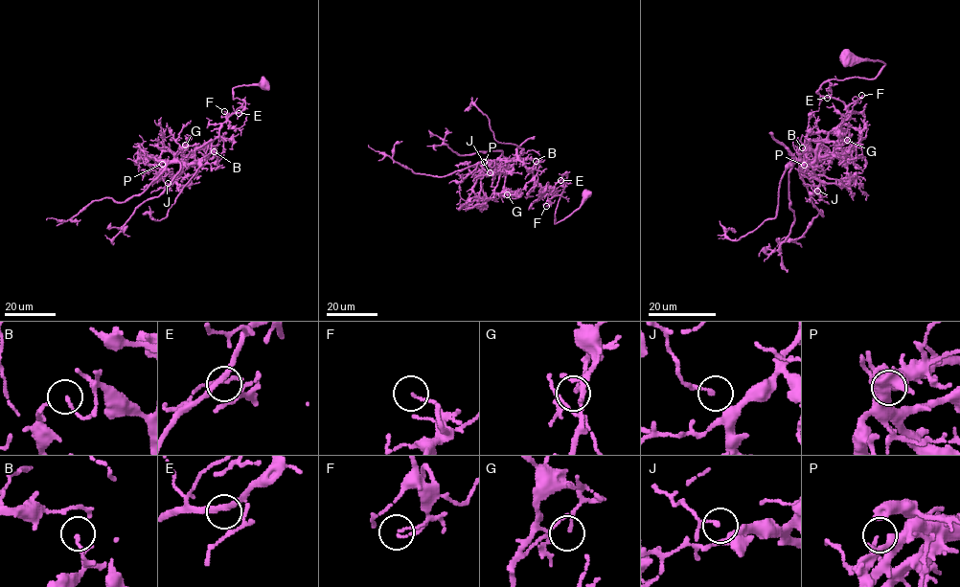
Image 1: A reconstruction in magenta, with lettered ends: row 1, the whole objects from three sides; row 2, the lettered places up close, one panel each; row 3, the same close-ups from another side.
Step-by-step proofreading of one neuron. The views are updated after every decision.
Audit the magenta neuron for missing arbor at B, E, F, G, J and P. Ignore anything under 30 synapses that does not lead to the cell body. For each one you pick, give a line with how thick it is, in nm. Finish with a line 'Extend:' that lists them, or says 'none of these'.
Extend: none of these

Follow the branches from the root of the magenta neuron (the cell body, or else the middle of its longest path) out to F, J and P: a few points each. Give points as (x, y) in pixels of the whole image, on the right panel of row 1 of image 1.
F: (847, 58), (884, 64), (874, 78), (832, 79), (827, 89), (831, 97), (846, 105), (861, 95)
J: (847, 58), (884, 64), (871, 79), (829, 81), (828, 94), (848, 112), (813, 161), (800, 162), (817, 191)
P: (847, 58), (884, 64), (871, 79), (829, 81), (847, 115), (804, 165)

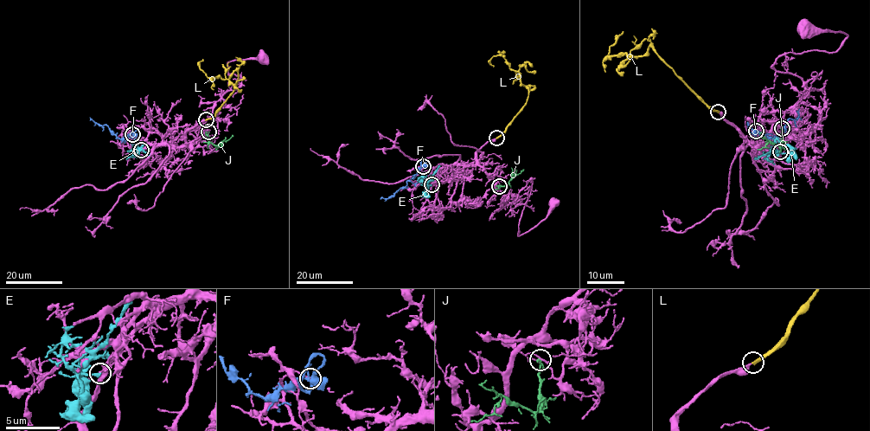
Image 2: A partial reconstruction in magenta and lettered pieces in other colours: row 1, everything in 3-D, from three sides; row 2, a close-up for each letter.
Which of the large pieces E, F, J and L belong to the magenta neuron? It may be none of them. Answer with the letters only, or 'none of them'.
L

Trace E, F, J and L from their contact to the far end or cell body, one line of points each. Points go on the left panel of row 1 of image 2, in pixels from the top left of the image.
E: (141, 150), (136, 150), (141, 149), (150, 155)
F: (132, 134), (117, 138), (106, 125), (99, 125), (90, 117)
J: (208, 131), (208, 139), (215, 145), (233, 136)
L: (206, 120), (233, 92), (238, 72), (227, 79), (208, 78), (200, 68), (203, 59)

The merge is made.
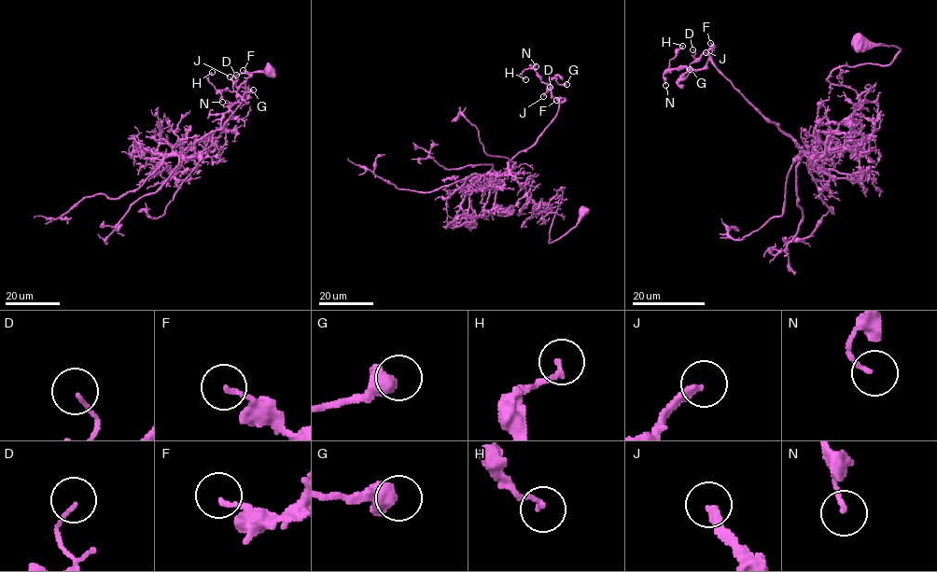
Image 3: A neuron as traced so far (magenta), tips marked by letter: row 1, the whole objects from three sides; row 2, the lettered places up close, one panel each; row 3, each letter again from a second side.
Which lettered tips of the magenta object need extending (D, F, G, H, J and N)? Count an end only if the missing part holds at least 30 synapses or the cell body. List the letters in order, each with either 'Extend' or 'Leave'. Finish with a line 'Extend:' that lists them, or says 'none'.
D: Leave
F: Leave
G: Leave
H: Leave
J: Leave
N: Leave
Extend: none

